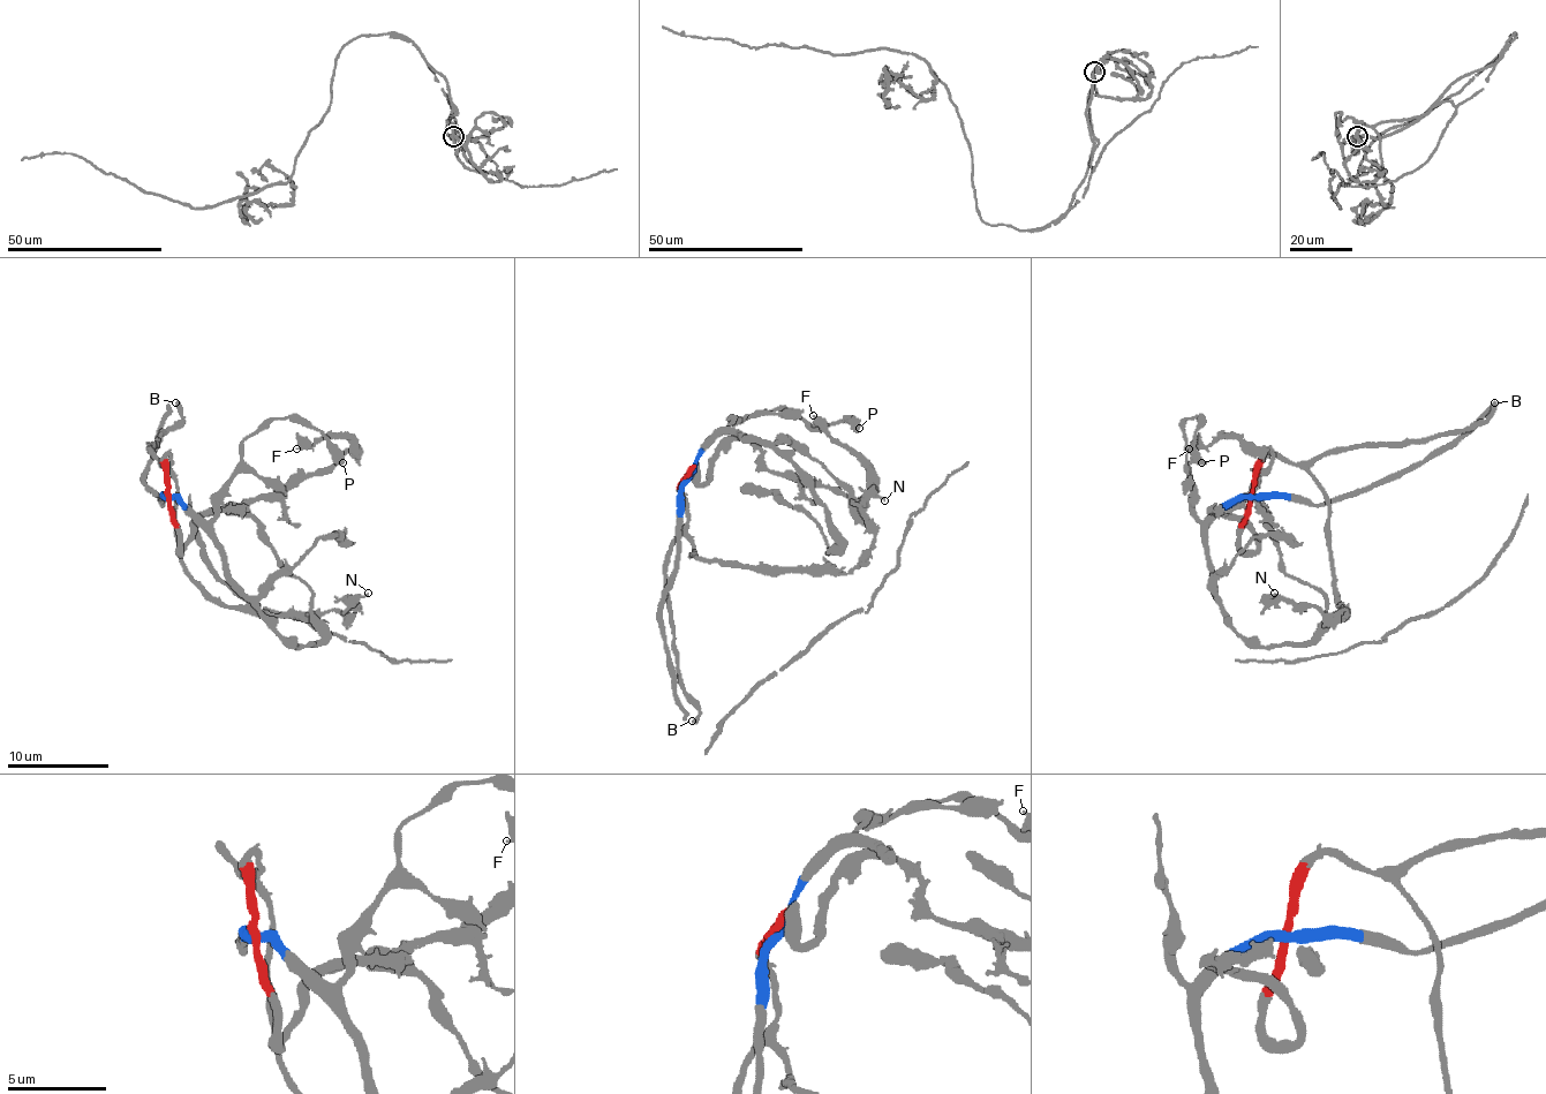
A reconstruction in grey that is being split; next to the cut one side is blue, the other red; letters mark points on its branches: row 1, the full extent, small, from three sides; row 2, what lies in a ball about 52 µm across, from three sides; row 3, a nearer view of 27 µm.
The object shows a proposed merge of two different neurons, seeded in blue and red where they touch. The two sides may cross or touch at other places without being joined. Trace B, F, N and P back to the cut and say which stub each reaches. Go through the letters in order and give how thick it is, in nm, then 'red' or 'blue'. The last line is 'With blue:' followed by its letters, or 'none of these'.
B: 360 nm | red
F: 380 nm | red
N: 130 nm | red
P: 550 nm | blue
With blue: P

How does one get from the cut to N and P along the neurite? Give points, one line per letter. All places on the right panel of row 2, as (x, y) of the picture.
N: (1253, 496), (1253, 470), (1272, 455), (1297, 462), (1325, 491), (1333, 590), (1342, 616), (1348, 610), (1274, 593)
P: (1253, 496), (1230, 498), (1203, 521), (1192, 506), (1182, 424), (1192, 417), (1200, 422), (1194, 453), (1203, 462)

